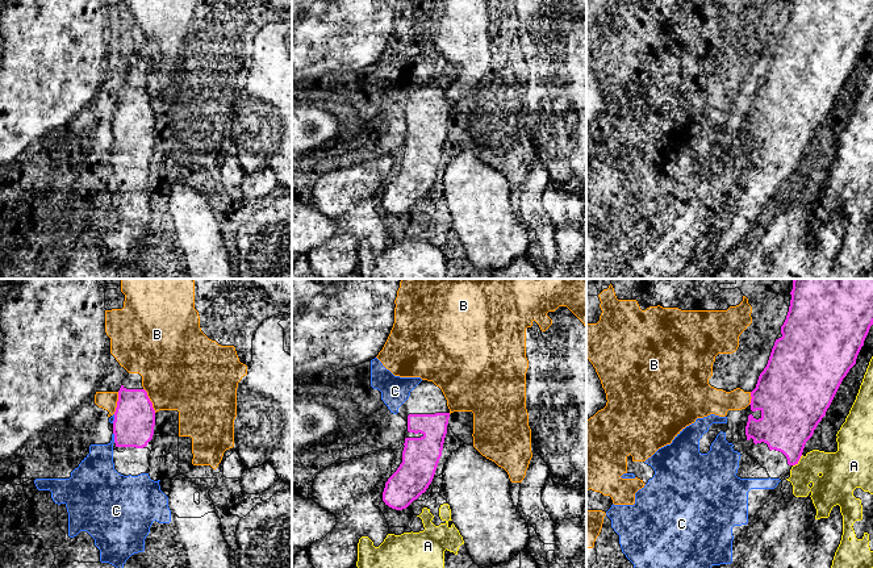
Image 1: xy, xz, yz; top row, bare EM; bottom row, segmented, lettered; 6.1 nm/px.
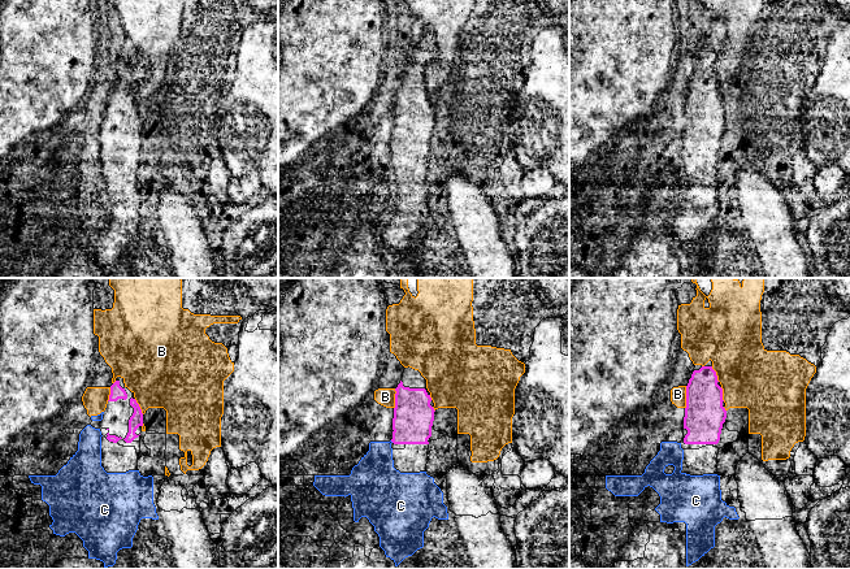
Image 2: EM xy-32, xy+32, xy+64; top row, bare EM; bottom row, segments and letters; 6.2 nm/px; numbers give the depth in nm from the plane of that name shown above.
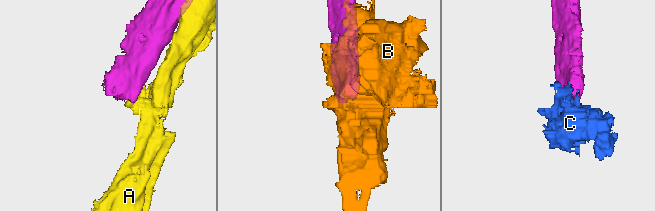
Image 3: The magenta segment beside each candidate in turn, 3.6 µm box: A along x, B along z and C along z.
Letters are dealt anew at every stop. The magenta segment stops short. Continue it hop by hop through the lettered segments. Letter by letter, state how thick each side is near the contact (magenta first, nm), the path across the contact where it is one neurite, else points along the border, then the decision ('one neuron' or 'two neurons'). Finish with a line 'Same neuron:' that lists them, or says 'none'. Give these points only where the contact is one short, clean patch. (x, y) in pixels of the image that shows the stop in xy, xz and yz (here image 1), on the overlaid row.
A: 340/220 nm | two neurons
B: 260/460 nm | two neurons
C: 260/240 nm | across xy (134, 418), (115, 438), (100, 456), (96, 473) | one neuron
Same neuron: C

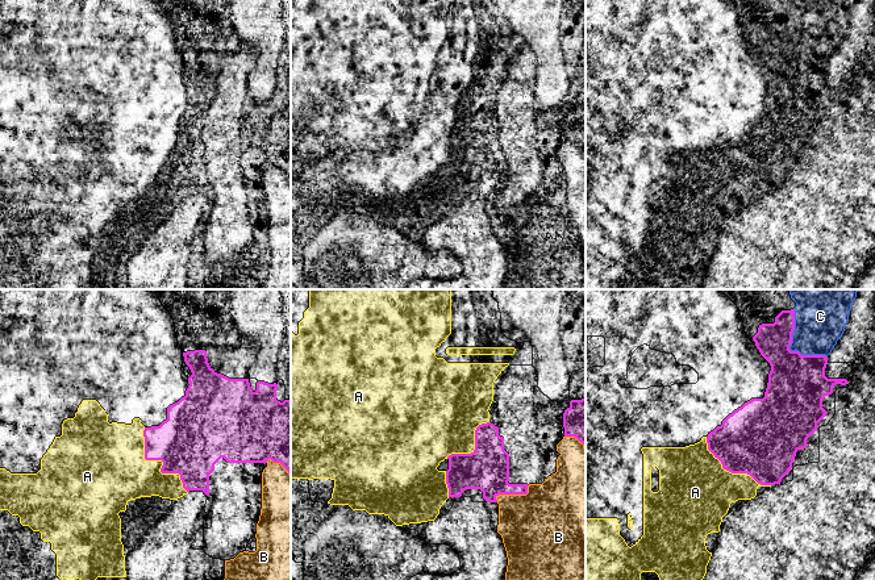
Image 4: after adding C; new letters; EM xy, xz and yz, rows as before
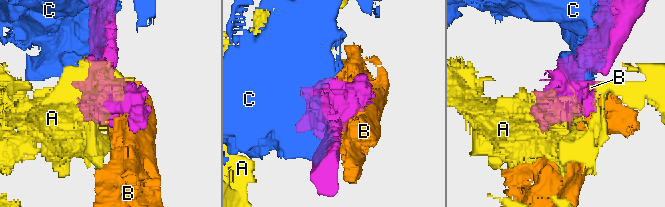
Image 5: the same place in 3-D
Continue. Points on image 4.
A: 400/340 nm | two neurons
B: 280/440 nm | two neurons
C: 360/320 nm | two neurons
Same neuron: none

